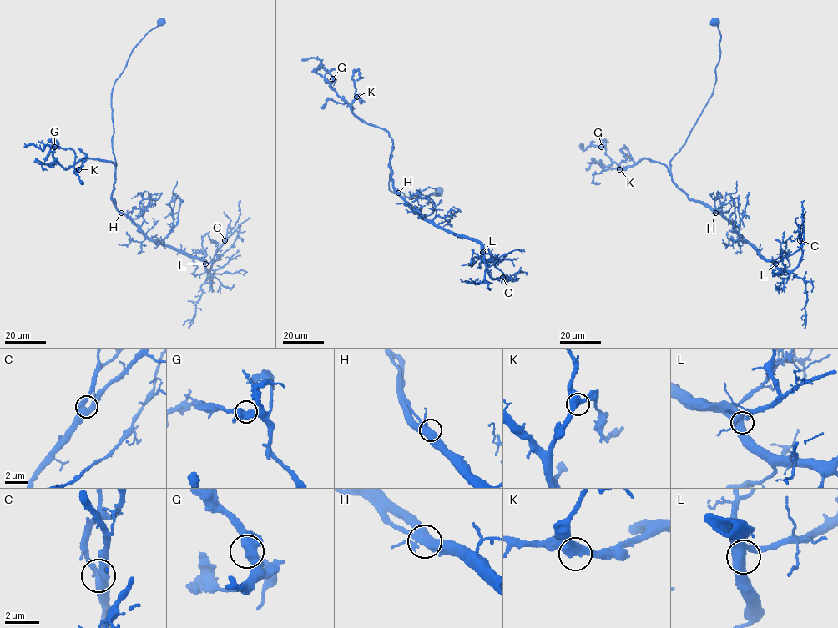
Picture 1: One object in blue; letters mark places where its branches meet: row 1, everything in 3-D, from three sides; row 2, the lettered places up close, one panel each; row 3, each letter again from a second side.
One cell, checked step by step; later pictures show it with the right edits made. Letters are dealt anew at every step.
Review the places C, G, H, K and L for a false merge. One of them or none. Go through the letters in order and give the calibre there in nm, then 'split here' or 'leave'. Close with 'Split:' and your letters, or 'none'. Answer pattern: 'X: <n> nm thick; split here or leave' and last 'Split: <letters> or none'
C: 440 nm thick; leave
G: 480 nm thick; leave
H: 480 nm thick; leave
K: 480 nm thick; leave
L: 480 nm thick; leave
Split: none

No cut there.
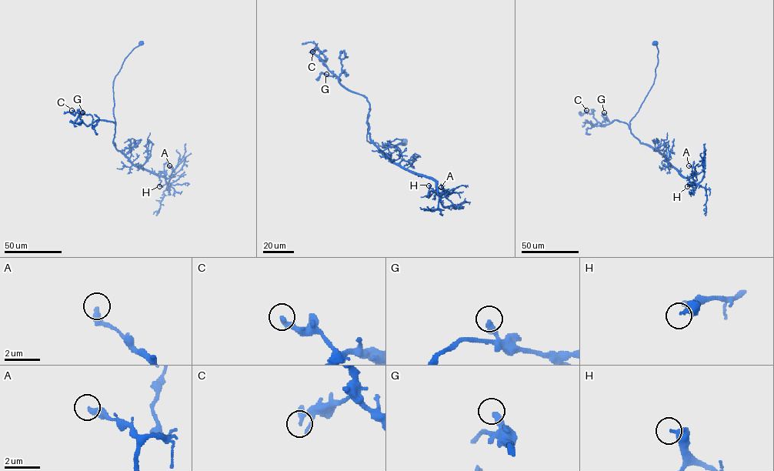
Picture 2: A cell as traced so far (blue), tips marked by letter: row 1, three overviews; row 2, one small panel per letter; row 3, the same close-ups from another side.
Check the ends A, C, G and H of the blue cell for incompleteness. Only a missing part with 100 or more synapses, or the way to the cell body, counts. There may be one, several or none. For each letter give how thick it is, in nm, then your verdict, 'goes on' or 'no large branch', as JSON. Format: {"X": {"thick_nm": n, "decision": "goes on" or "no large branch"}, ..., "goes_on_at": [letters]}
{"A": {"thick_nm": 400, "decision": "no large branch"}, "C": {"thick_nm": 240, "decision": "no large branch"}, "G": {"thick_nm": 360, "decision": "no large branch"}, "H": {"thick_nm": 380, "decision": "no large branch"}, "goes_on_at": []}

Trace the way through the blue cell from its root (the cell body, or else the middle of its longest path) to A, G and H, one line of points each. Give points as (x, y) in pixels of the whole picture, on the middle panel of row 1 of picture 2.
A: (403, 141), (388, 146), (367, 141), (369, 109), (369, 139), (395, 163), (432, 178), (441, 187)
G: (403, 141), (388, 146), (367, 141), (367, 117), (370, 108), (367, 98), (346, 89), (338, 77), (326, 74)
H: (403, 141), (388, 146), (367, 141), (369, 109), (369, 139), (395, 163), (432, 178), (437, 191), (428, 185)

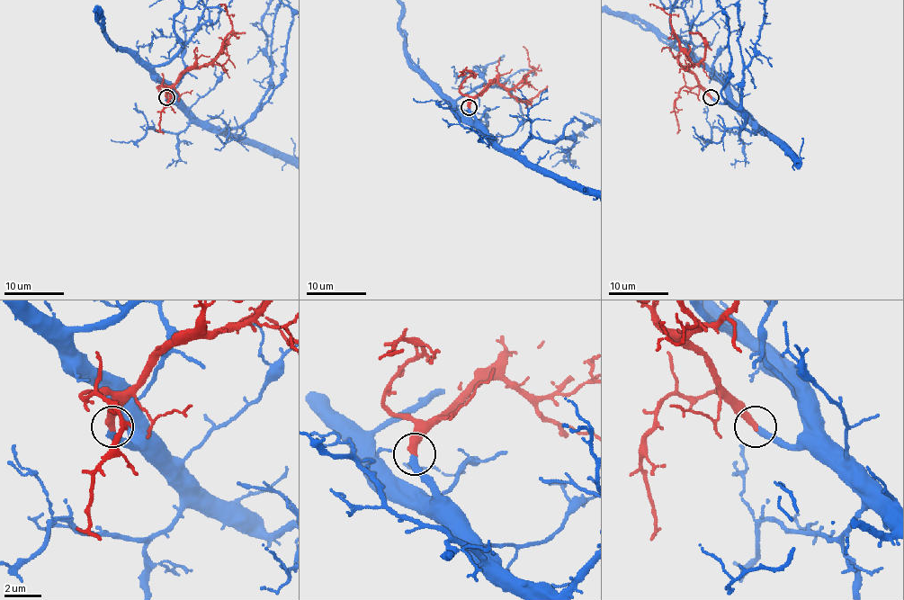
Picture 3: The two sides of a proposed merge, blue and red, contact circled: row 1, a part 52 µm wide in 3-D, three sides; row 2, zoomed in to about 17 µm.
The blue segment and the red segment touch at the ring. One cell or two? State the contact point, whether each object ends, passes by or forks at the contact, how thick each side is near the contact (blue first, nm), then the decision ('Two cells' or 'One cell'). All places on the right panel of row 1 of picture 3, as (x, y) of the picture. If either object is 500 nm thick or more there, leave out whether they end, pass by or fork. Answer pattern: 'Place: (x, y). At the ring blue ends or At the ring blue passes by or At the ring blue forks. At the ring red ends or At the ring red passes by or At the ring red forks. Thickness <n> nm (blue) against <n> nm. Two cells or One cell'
Place: (711, 97). At the ring blue ends. At the ring red ends. Thickness 400 nm (blue) against 400 nm. One cell

